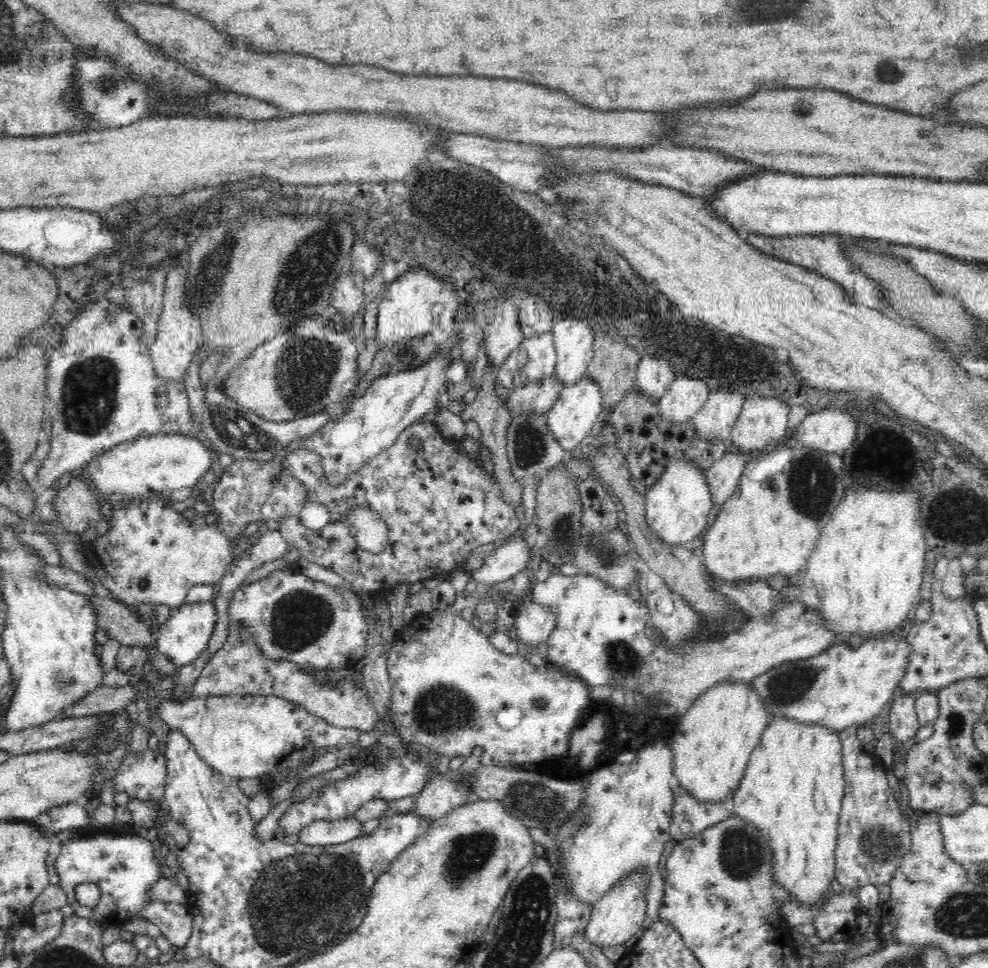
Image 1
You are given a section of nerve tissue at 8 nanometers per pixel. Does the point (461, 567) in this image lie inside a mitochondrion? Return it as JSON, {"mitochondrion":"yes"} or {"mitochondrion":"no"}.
{"mitochondrion":"no"}

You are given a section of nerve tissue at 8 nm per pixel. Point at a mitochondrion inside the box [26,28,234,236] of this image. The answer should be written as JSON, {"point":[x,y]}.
{"point":[107,85]}

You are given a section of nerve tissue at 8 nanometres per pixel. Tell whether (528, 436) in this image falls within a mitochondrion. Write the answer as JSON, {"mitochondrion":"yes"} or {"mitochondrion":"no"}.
{"mitochondrion":"yes"}

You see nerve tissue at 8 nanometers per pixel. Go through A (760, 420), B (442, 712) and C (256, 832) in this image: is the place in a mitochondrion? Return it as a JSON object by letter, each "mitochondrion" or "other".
{"A":"other","B":"mitochondrion","C":"other"}

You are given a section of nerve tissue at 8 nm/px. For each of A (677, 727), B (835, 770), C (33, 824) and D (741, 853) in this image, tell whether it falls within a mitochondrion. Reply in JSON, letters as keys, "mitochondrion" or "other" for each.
{"A":"other","B":"other","C":"other","D":"mitochondrion"}

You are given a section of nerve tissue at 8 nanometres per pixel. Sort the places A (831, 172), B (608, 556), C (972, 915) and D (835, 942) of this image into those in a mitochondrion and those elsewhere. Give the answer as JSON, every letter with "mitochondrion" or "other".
{"A":"other","B":"mitochondrion","C":"mitochondrion","D":"other"}

